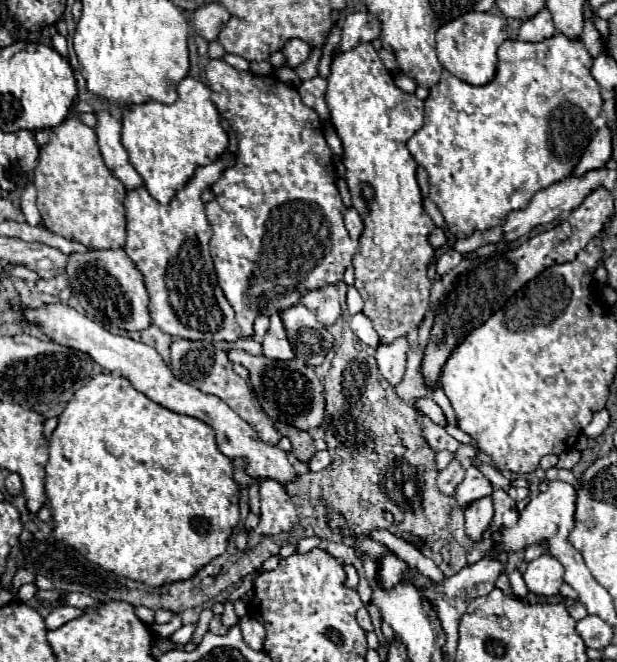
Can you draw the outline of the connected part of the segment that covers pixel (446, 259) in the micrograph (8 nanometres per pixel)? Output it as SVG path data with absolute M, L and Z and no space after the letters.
M456 250L444 252L444 254L438 258L438 262L436 262L436 272L438 272L440 276L444 276L448 270L452 270L456 264L460 264L462 258L464 258L464 256L462 256L460 252L456 252Z

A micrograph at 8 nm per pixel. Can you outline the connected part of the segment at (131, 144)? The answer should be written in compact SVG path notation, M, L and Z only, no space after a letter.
M186 76L176 86L176 92L178 100L170 106L150 100L122 110L122 146L130 156L130 164L142 176L144 188L160 204L168 204L198 166L212 164L228 146L220 114L210 98L212 90L204 82Z

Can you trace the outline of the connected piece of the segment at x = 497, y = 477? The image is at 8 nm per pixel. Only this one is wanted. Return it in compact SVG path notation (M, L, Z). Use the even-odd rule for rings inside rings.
M472 458L472 464L474 466L478 466L478 470L494 484L494 486L506 486L504 490L508 490L510 488L510 480L508 478L504 478L496 468L492 468L490 464L486 464L486 462L482 462L480 458Z

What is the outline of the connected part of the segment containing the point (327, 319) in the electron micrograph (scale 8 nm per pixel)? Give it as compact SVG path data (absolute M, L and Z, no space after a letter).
M328 284L328 286L324 286L324 288L310 290L308 294L302 296L300 302L302 302L310 312L314 312L316 318L318 318L326 328L330 328L330 326L340 318L340 314L342 314L336 284Z

